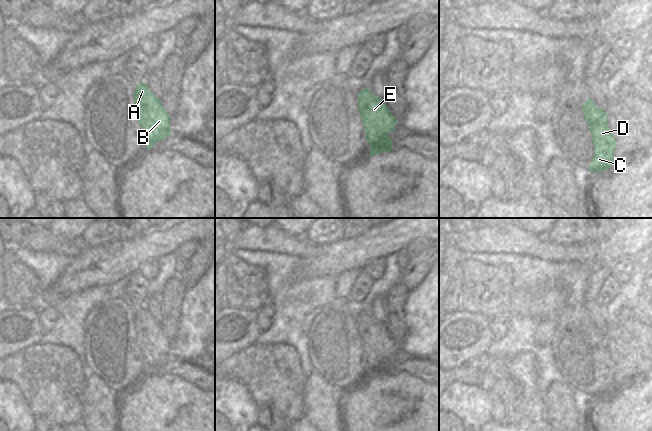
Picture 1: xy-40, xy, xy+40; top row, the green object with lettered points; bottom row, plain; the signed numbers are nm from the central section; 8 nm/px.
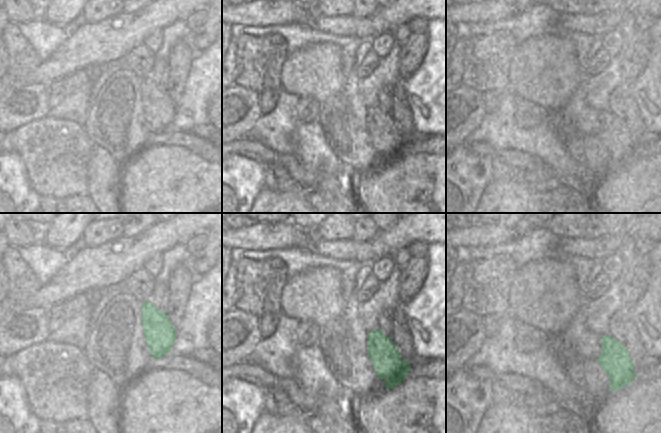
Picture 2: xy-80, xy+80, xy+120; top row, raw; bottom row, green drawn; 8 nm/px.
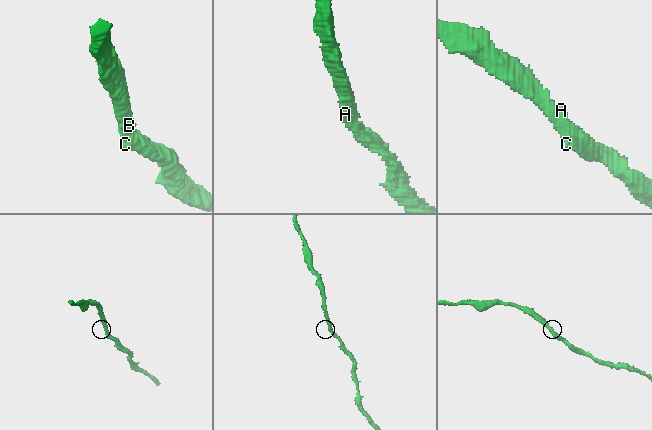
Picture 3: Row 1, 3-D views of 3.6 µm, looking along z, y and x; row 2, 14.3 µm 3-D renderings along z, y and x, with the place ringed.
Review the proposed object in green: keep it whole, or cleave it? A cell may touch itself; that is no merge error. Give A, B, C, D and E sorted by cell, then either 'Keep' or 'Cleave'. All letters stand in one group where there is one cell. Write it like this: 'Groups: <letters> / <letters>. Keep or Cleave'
Groups: A B C D E. Keep

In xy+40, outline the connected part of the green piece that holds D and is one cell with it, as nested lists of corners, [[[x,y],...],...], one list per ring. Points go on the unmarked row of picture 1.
[[[588,321],[582,329],[584,343],[588,347],[594,369],[594,379],[589,389],[590,396],[602,396],[614,386],[616,363],[608,351],[608,339]]]

